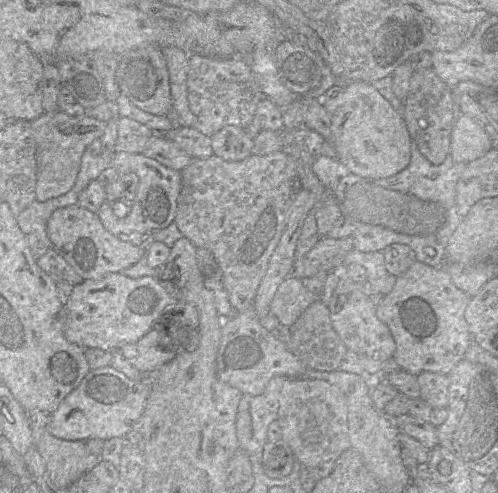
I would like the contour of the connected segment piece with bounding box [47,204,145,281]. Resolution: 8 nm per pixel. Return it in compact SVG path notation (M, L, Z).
M78 204L56 209L47 221L51 247L79 274L82 279L99 279L108 273L121 272L137 263L145 250L121 240L105 229L97 213Z

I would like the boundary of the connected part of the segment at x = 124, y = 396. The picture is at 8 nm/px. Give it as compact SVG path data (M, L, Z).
M112 366L90 370L77 388L70 392L52 413L48 431L56 438L70 441L123 437L137 428L148 397L150 383L145 377L131 380Z

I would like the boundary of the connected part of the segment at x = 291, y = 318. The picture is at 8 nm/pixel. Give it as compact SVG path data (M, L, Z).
M290 275L279 285L270 304L270 313L290 328L315 300L316 296L305 287L303 279Z

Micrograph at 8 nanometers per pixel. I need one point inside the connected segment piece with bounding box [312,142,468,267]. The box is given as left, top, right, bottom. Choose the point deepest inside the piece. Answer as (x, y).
(416, 207)

